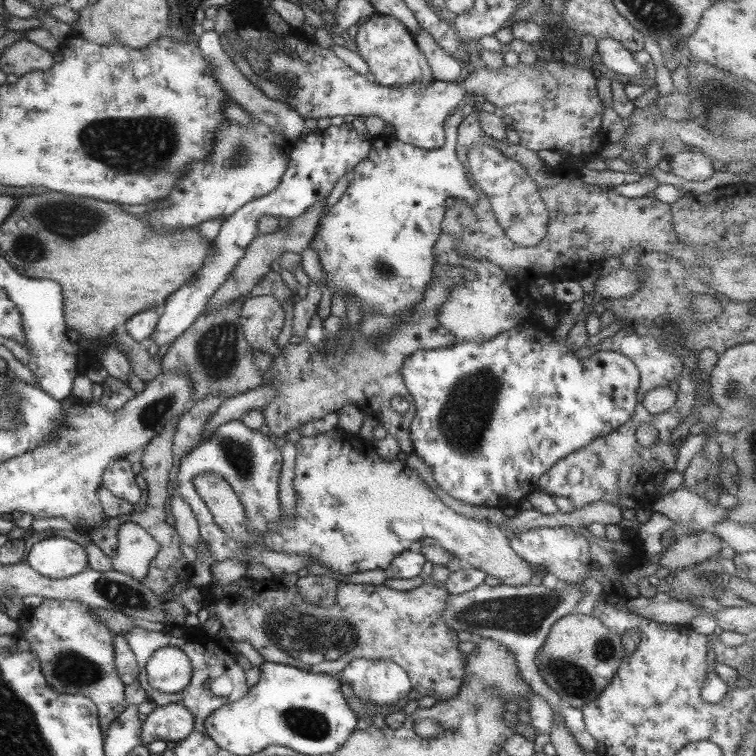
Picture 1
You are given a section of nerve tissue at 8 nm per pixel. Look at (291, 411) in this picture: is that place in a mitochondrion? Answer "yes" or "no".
no

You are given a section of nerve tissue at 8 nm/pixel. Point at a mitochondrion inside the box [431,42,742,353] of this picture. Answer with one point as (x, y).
(708, 103)

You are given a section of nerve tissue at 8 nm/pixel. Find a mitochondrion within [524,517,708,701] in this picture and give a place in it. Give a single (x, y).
(603, 650)

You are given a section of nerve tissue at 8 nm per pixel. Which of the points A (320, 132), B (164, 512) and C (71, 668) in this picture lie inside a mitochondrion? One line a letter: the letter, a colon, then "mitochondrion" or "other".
A: other
B: other
C: mitochondrion

